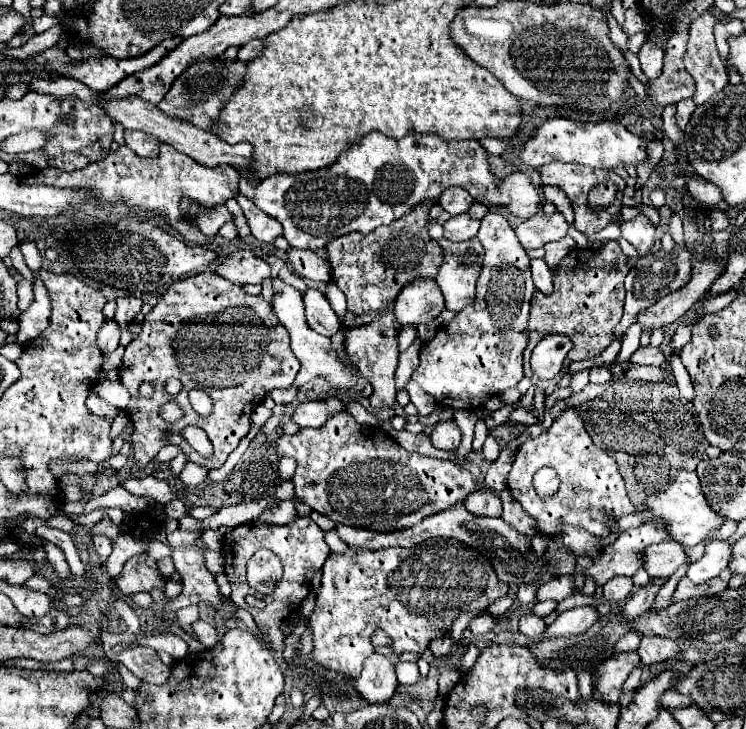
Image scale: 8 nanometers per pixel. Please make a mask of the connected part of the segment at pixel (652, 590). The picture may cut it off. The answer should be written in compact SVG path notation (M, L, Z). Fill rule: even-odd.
M654 579L650 585L646 587L640 587L632 593L632 597L626 601L624 609L622 609L622 615L626 621L634 621L636 617L640 617L642 613L646 613L646 609L650 609L658 589L666 583L666 579Z

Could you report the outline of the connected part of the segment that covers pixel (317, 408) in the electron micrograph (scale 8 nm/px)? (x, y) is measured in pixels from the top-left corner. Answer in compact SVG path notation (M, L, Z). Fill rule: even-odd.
M336 397L326 401L306 401L306 403L298 403L298 407L292 413L292 421L298 427L320 427L328 419L328 415L340 409L344 409L344 405Z

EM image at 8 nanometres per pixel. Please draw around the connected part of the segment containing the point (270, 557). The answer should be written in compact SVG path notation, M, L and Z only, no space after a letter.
M258 549L248 561L248 585L254 591L262 595L272 593L280 577L282 577L282 563L272 551Z

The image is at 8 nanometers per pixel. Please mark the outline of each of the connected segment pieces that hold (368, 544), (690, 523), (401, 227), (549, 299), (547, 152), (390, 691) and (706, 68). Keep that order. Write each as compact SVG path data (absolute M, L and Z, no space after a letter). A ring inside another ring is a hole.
M456 503L454 507L450 507L446 511L440 511L436 515L426 517L422 523L414 525L412 529L402 529L396 533L372 533L368 529L348 527L348 525L336 525L336 531L338 531L340 539L356 551L362 551L362 549L380 551L380 549L388 549L388 547L412 547L412 545L418 545L430 537L452 537L452 539L464 541L466 545L472 545L474 549L480 549L488 557L488 561L492 561L500 581L504 581L508 585L534 583L536 579L546 583L554 575L570 575L574 571L574 559L572 559L570 551L564 549L562 537L554 537L548 543L544 557L538 559L534 553L526 551L528 537L518 533L510 523L506 523L498 517L476 517L476 515L468 513L462 503ZM548 553L552 553L552 557L548 557Z
M694 471L678 473L678 477L674 479L672 485L668 485L664 491L650 495L646 499L646 509L654 513L652 521L664 519L670 527L672 539L676 539L684 547L692 547L692 545L698 545L702 541L710 541L710 533L716 531L726 521L722 515L712 511L712 507L708 505L706 497L702 493L702 487L700 487L700 479Z
M426 199L414 205L404 217L392 225L374 229L368 235L348 233L336 237L326 245L330 253L332 281L342 289L348 301L348 311L354 315L376 313L388 307L402 287L416 279L434 279L442 265L442 249L438 241L428 235L428 215L436 199Z
M618 241L614 245L604 245L600 251L580 251L576 249L576 265L562 265L554 271L554 291L544 295L542 291L534 291L530 301L530 319L528 319L528 347L524 351L524 377L530 379L530 353L540 341L540 337L548 333L564 333L572 339L574 347L570 351L570 363L582 359L598 357L614 339L614 327L620 323L622 307L624 307L624 277L630 271L628 257L622 253Z
M548 119L544 121L532 139L528 139L522 147L522 161L530 167L540 167L552 161L562 163L578 163L592 169L614 169L614 167L636 167L640 163L648 163L646 141L634 133L630 133L624 125L614 121L588 121L576 123L570 119Z
M372 653L364 661L362 675L354 679L354 689L370 703L386 703L398 689L394 663L382 653Z
M706 11L690 25L684 67L696 81L696 93L692 97L696 105L704 105L704 101L728 85L726 63L718 57L712 33L716 21L716 15Z

